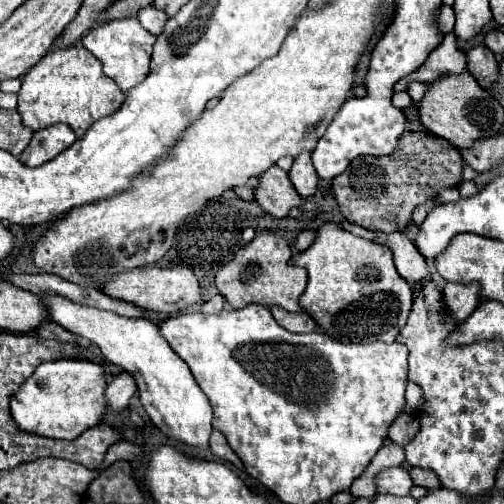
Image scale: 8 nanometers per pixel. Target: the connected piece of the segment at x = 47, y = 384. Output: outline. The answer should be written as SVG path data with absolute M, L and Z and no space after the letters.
M57 359L57 361L45 361L41 363L35 373L19 387L19 391L11 397L11 417L17 423L19 429L51 439L67 439L73 441L77 439L83 431L95 427L103 413L105 413L105 373L99 365L85 361L85 359Z

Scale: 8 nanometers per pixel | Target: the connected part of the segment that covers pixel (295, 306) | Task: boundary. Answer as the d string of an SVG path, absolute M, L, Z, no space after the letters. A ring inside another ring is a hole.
M259 233L251 243L241 247L227 265L219 269L215 275L215 285L225 301L235 309L249 303L259 303L265 307L279 305L287 311L301 311L299 295L305 291L307 271L289 265L291 255L291 245L283 237L275 233Z

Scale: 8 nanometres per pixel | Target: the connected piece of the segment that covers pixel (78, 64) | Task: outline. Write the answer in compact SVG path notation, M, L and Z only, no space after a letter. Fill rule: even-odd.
M73 45L59 51L49 51L35 67L29 69L17 93L17 111L23 125L33 131L55 123L67 123L77 137L81 137L85 127L91 127L97 119L115 113L123 99L123 91L103 73L99 59L85 51L85 47Z

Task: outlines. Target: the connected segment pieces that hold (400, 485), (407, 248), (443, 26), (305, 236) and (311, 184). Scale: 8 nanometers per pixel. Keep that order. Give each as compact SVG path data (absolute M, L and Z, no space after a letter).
M391 467L377 473L375 479L377 493L391 493L391 495L409 495L413 481L403 467Z
M377 231L373 241L379 243L379 245L389 247L393 251L397 271L409 283L415 283L415 281L421 281L421 279L429 277L429 269L425 265L425 257L417 251L413 241L405 237L403 231L393 231L393 233Z
M441 7L441 17L439 17L439 29L443 31L443 33L449 33L451 29L453 29L453 25L455 25L455 13L453 13L453 9L451 7Z
M307 229L307 231L301 231L301 233L297 235L297 239L295 239L293 245L295 245L297 251L305 251L313 241L315 241L315 231Z
M303 151L293 161L293 167L289 171L289 179L301 197L309 197L317 191L319 175L315 173L315 167L311 163L311 151Z

